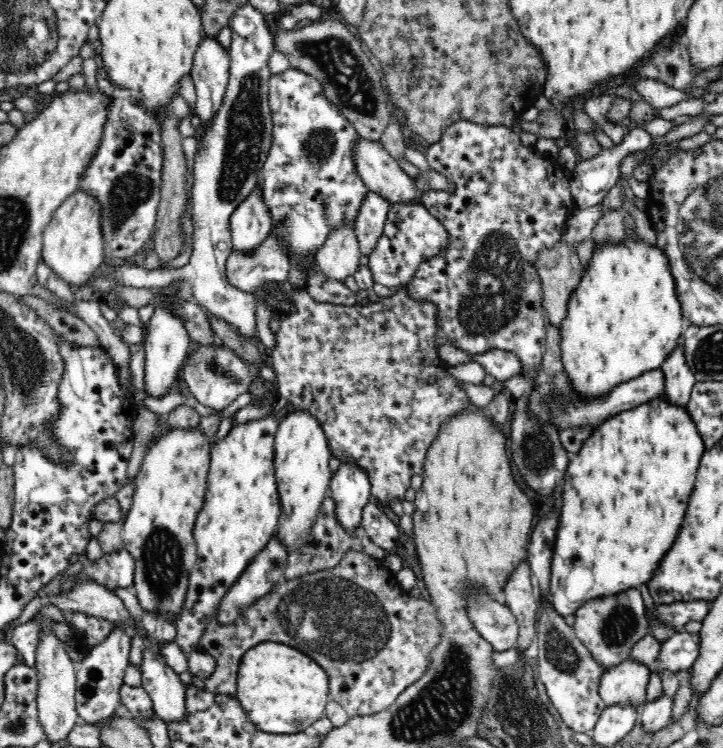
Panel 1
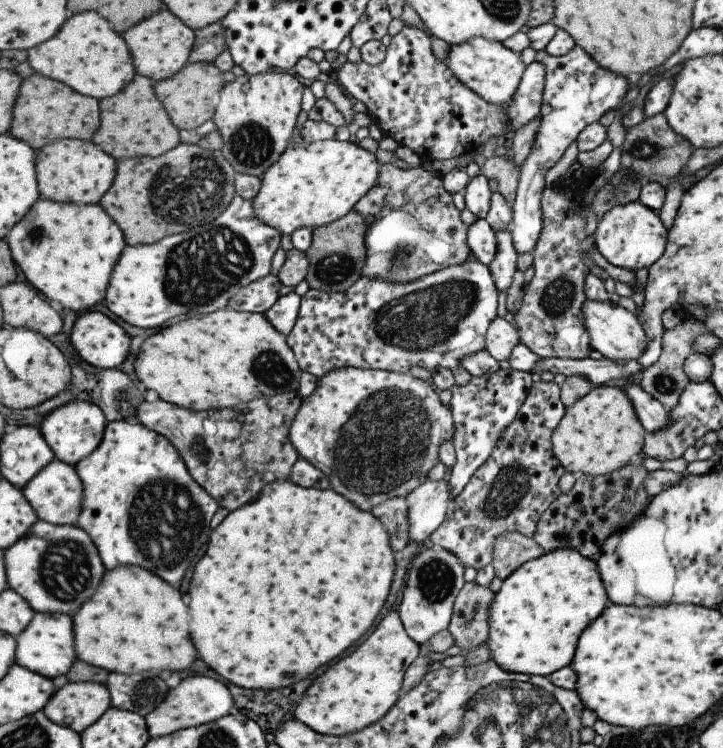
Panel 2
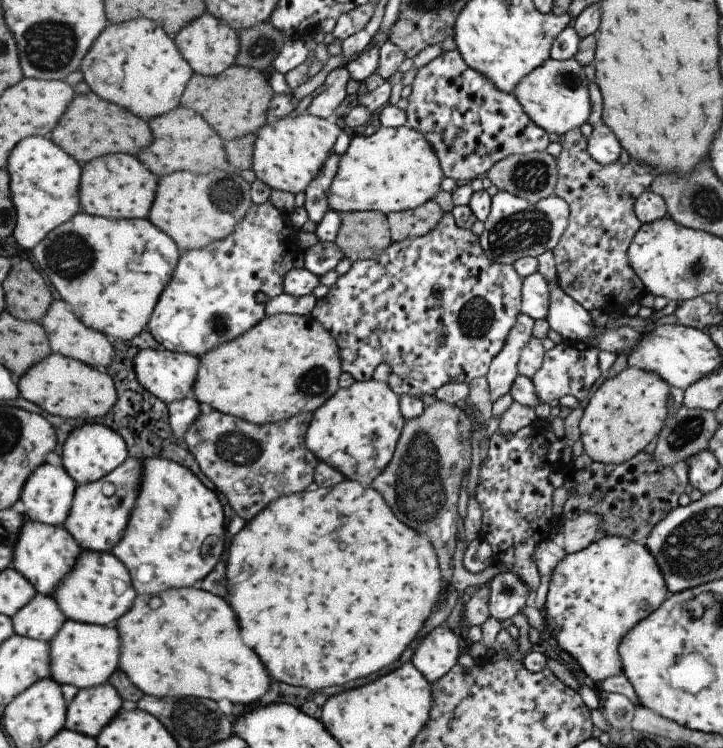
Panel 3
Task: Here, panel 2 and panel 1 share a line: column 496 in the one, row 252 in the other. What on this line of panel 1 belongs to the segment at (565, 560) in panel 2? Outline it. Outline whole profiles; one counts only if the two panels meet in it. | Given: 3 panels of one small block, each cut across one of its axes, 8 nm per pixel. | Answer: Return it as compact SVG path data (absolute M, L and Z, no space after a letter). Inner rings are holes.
M635 229L626 232L624 242L619 240L609 240L609 238L602 238L594 244L592 251L592 258L586 269L583 272L578 284L578 287L570 294L570 299L566 308L565 320L561 323L561 357L563 360L566 374L572 382L573 388L578 391L578 397L582 397L582 401L593 400L595 397L602 397L610 393L610 390L627 380L632 380L645 372L656 370L661 367L666 360L666 356L676 348L682 334L682 311L680 301L678 301L678 291L676 291L676 281L672 277L670 269L670 261L663 253L663 250L656 244L650 244L643 241L642 237L636 234Z

